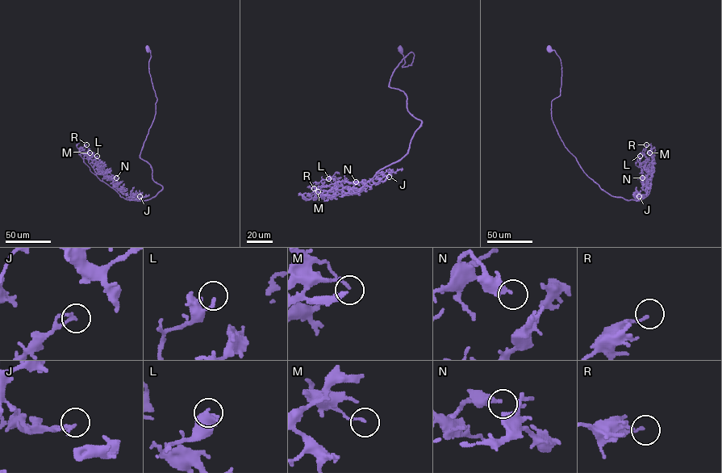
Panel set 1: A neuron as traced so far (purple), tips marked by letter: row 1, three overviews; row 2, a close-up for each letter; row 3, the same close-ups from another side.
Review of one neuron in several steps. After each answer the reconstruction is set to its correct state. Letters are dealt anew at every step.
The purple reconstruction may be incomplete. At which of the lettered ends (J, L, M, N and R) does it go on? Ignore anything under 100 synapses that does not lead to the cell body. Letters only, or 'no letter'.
no letter

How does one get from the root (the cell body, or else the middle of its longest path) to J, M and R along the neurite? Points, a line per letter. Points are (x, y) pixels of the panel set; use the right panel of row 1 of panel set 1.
J: (548, 48), (561, 63), (551, 111), (565, 147), (607, 193), (639, 196)
M: (548, 48), (561, 68), (552, 119), (583, 171), (612, 196), (641, 199), (650, 190), (649, 152)
R: (548, 48), (561, 68), (552, 119), (589, 177), (612, 196), (641, 199), (652, 177), (646, 144)

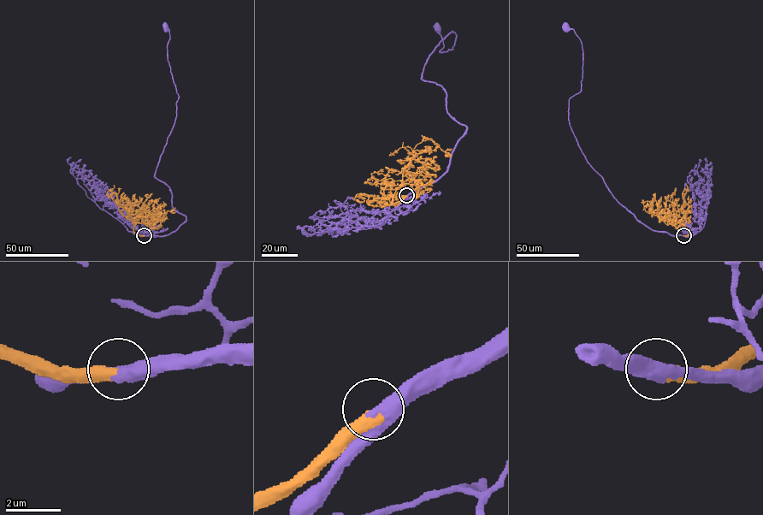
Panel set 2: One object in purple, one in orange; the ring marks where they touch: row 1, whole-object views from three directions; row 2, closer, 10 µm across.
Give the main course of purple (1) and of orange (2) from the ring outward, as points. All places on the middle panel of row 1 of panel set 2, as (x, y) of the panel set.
1: (406, 195), (446, 170), (466, 129), (422, 79), (451, 32), (454, 44), (440, 52), (438, 26)
2: (406, 195), (392, 204), (396, 189), (401, 184), (403, 170), (416, 153), (408, 146), (399, 148), (388, 155)

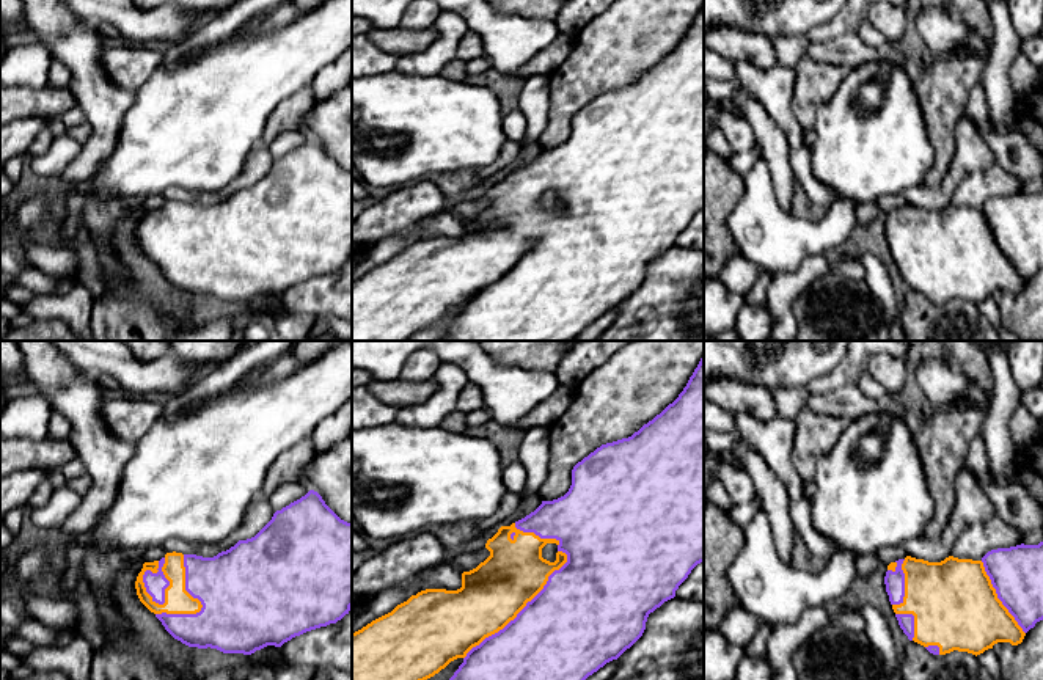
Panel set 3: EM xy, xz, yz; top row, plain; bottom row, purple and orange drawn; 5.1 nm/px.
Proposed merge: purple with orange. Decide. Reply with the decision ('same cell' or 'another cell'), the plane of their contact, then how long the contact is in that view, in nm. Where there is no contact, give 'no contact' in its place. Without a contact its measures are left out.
same cell; contact in xz; length 750 nm

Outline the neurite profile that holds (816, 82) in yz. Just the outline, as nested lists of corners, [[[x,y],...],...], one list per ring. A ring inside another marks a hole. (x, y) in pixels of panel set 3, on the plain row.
[[[803,57],[795,64],[793,116],[803,132],[814,129],[815,112],[829,101],[850,68]]]

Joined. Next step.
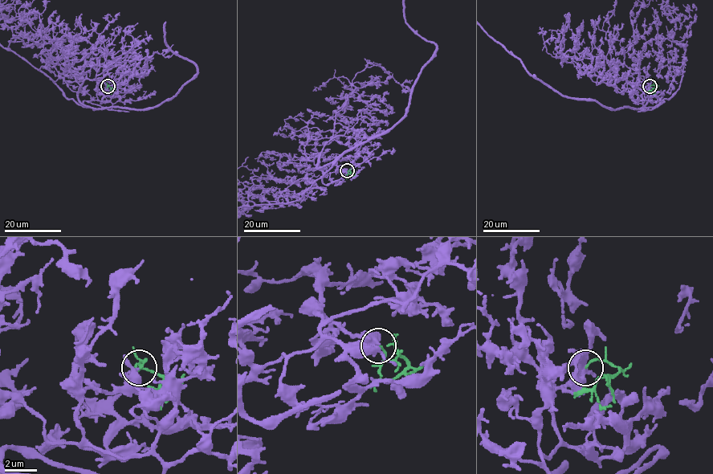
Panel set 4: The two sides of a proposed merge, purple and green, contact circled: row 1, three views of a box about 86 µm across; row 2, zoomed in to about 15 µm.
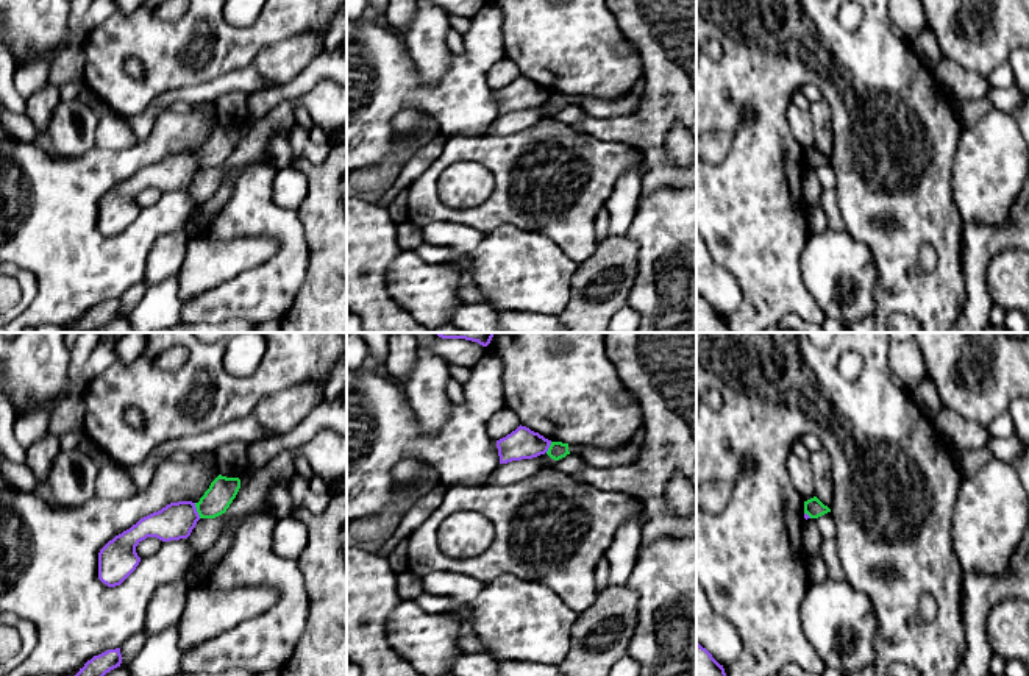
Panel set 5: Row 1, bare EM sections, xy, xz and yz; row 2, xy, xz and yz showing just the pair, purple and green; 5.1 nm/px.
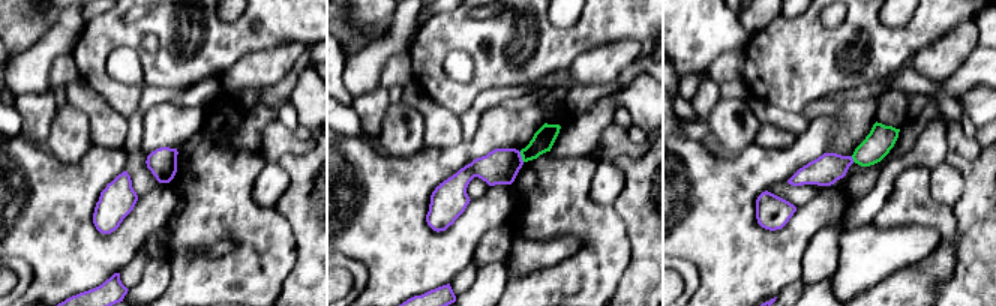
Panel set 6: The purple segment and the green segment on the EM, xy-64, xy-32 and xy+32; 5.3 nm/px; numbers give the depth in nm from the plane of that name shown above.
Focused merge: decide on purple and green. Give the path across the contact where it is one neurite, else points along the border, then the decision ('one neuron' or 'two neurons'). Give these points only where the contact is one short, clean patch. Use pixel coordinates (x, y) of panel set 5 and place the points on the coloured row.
border along xy (194, 503), (200, 517); two neurons

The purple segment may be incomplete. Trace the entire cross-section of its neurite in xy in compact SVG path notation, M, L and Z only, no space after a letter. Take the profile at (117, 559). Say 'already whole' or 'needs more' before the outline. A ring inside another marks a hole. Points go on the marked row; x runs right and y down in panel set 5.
already whole; M170 503L141 518L130 529L109 540L98 553L98 579L108 587L120 585L139 565L136 546L147 537L162 542L187 539L200 515L195 503Z

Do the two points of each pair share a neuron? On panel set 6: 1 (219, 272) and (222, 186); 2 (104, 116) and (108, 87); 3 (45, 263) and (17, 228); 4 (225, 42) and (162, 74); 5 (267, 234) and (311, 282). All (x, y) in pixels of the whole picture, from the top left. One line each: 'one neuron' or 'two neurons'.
1: one neuron
2: two neurons
3: one neuron
4: one neuron
5: two neurons

